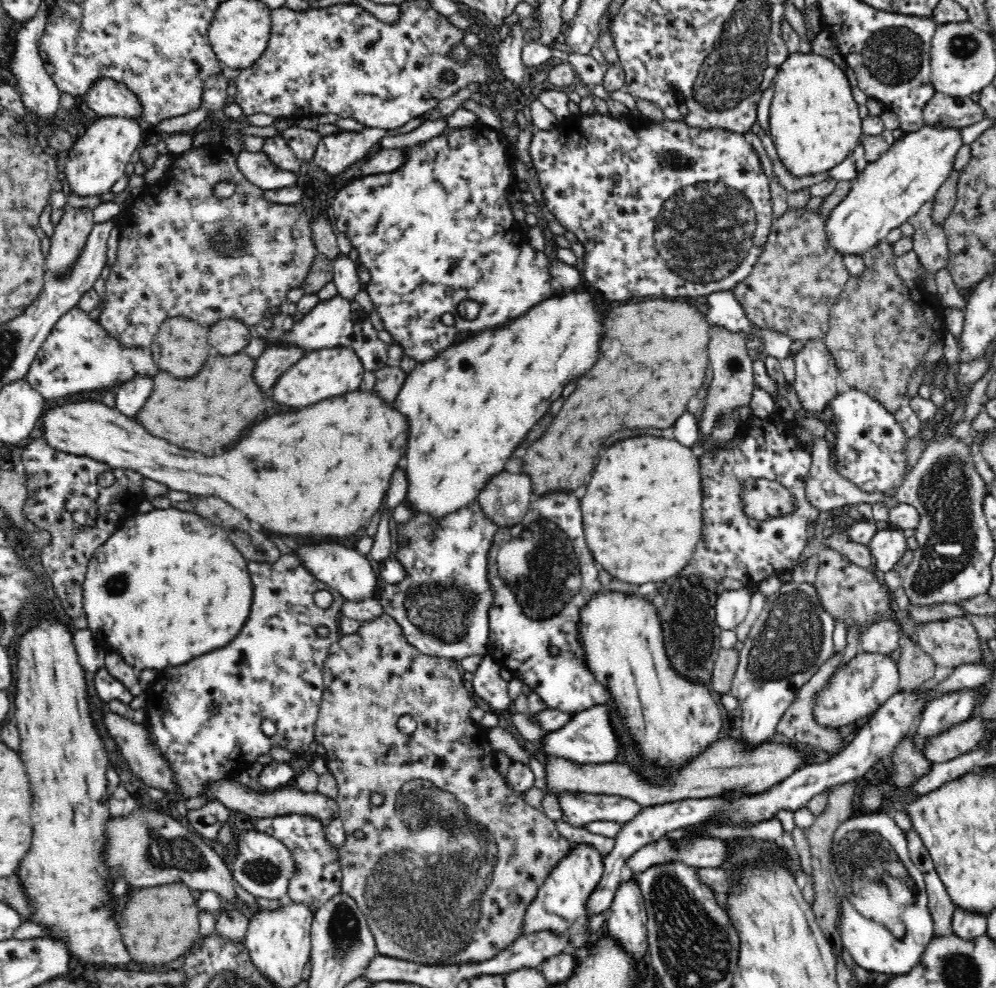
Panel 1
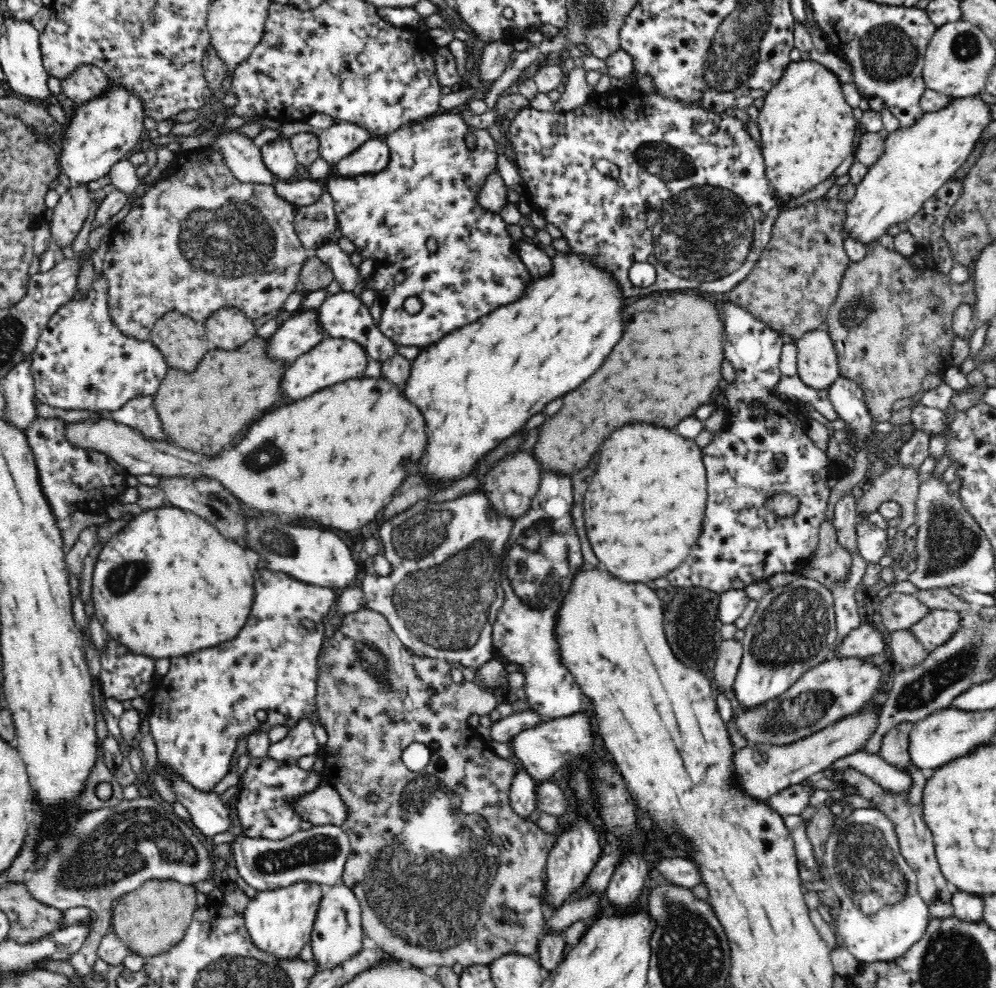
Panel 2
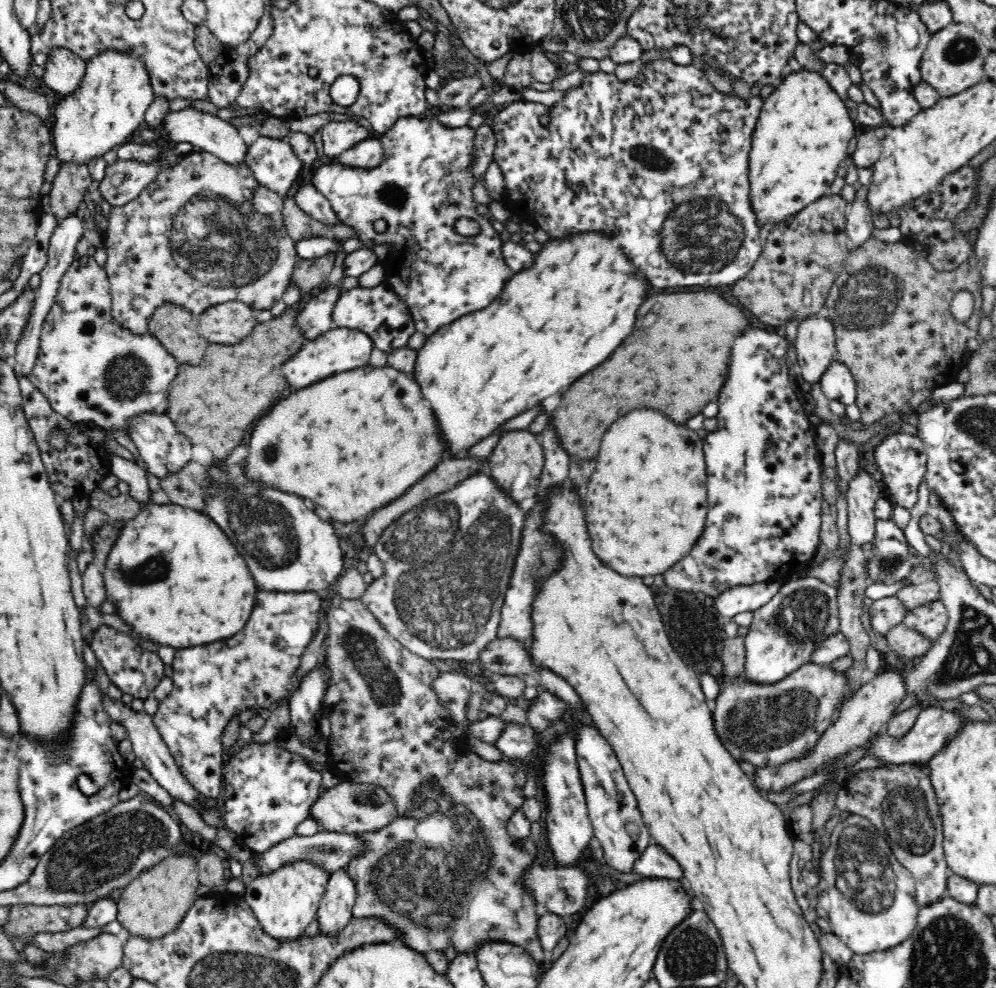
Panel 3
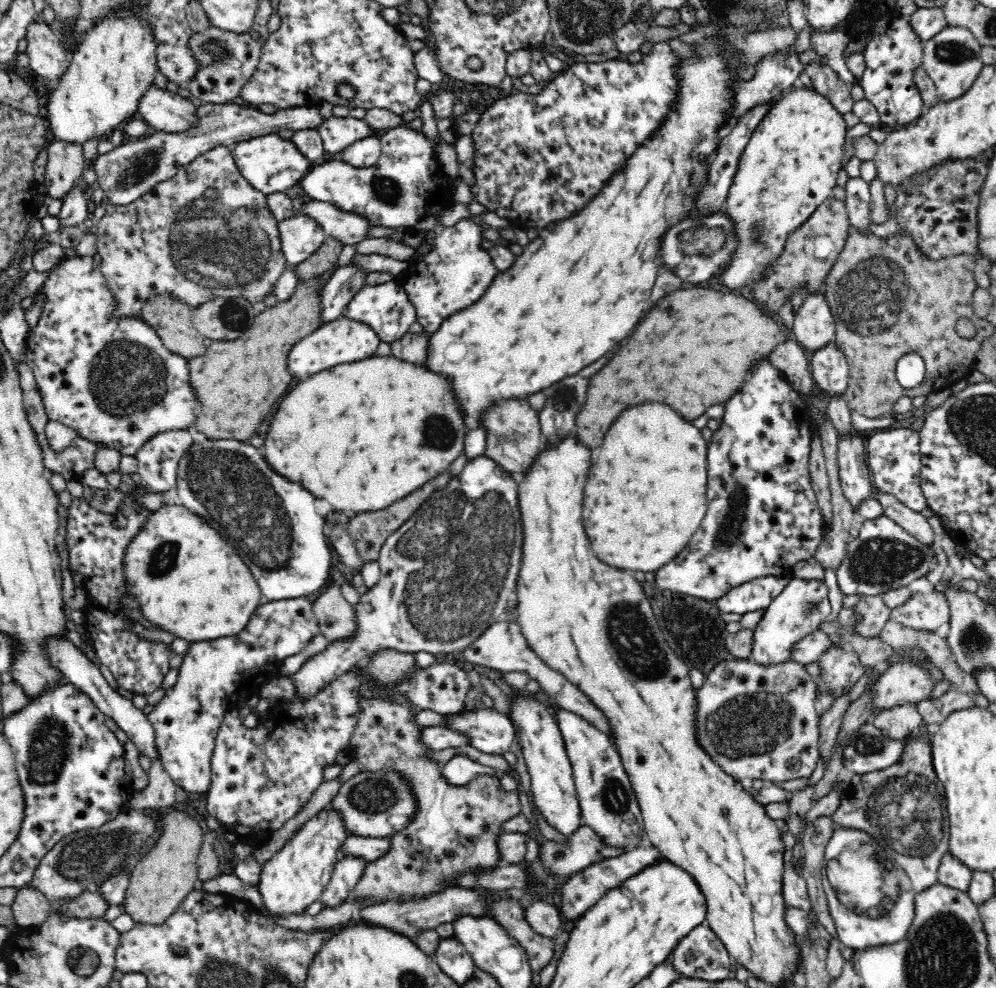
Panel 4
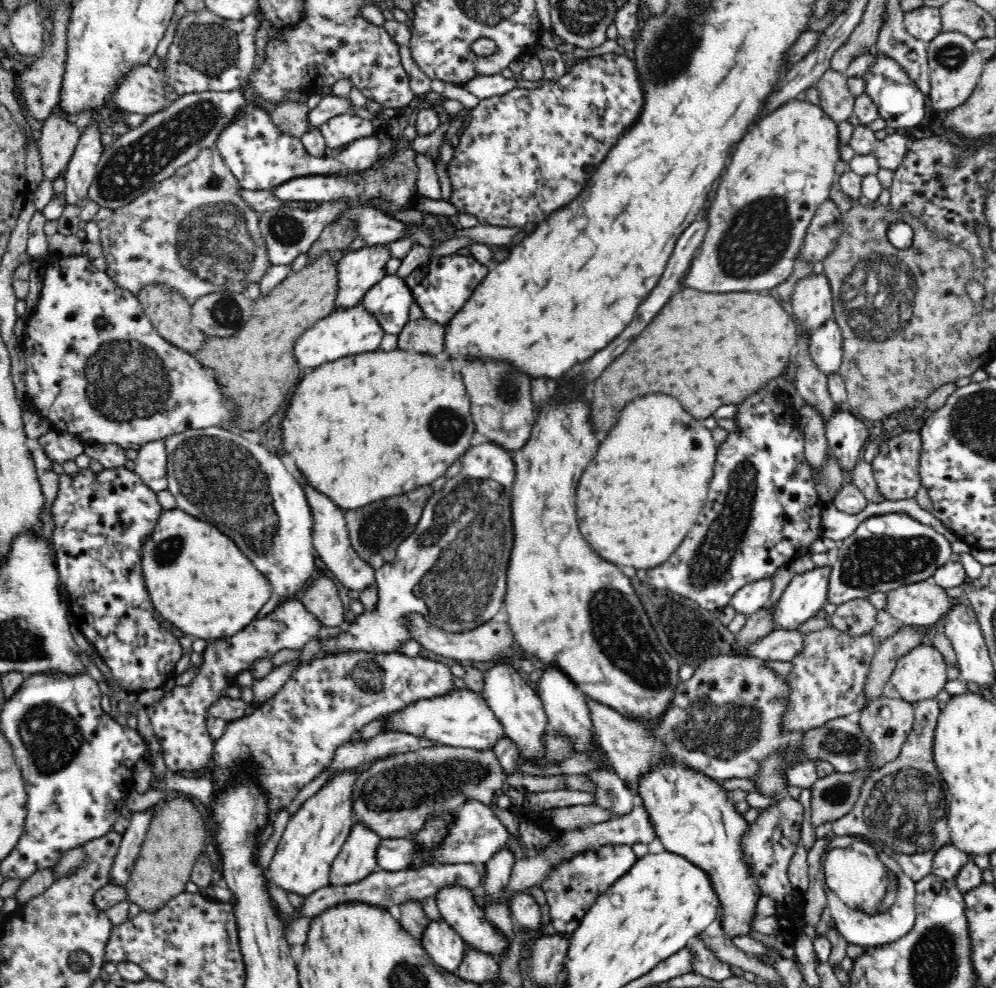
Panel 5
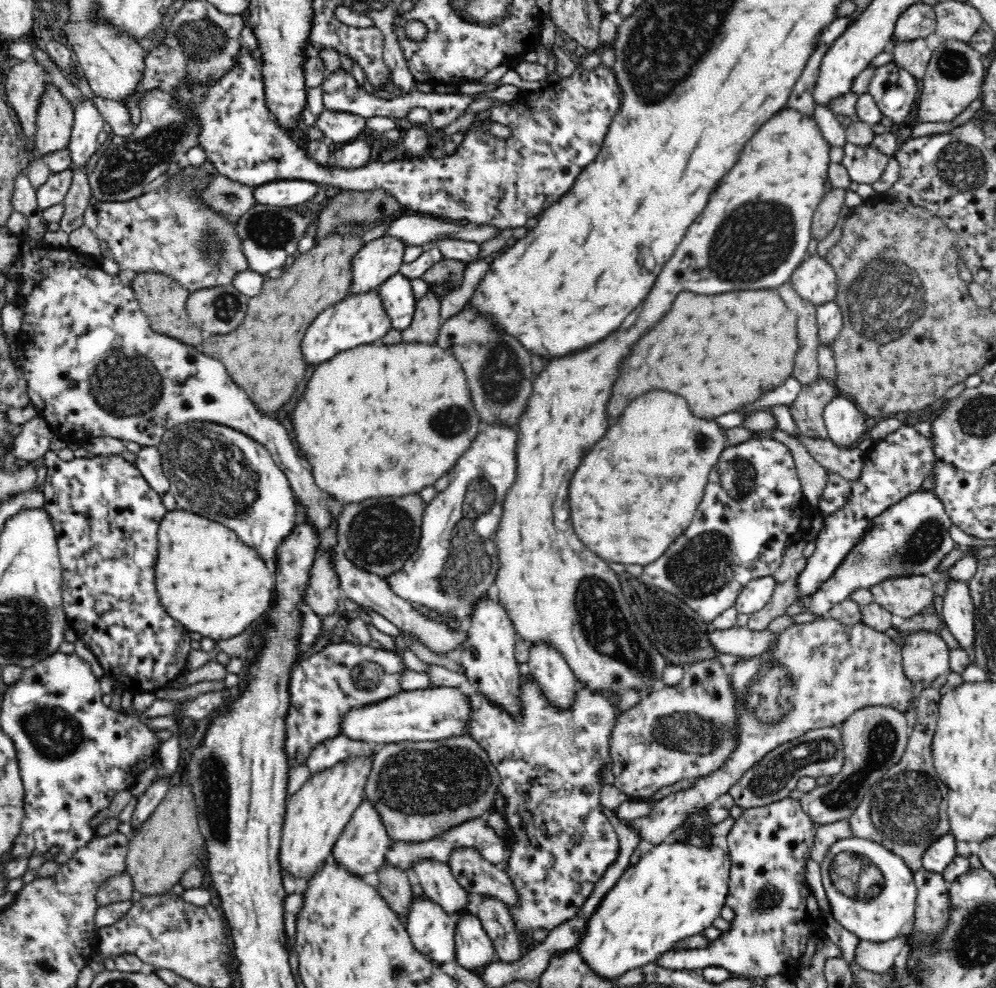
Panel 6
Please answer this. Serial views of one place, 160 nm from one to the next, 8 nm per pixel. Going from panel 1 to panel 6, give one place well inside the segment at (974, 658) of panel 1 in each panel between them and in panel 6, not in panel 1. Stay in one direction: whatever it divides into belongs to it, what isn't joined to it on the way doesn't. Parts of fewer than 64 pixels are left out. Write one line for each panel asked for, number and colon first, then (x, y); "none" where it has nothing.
2: (936, 626)
3: (930, 619)
4: (925, 611)
5: (921, 603)
6: (905, 596)

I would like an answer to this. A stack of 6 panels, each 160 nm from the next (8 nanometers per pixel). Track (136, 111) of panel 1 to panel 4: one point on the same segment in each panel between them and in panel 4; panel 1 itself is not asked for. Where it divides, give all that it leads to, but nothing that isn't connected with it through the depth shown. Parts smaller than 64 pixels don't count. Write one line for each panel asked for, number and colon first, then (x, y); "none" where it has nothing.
2: (86, 81)
3: (63, 70)
4: (47, 57)

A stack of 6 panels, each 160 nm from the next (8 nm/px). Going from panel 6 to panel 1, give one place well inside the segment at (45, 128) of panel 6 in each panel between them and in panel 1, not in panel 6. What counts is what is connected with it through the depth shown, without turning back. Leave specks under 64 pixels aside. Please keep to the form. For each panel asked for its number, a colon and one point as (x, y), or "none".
1: (70, 235)
2: (73, 207)
3: (72, 182)
4: (65, 160)
5: (59, 135)

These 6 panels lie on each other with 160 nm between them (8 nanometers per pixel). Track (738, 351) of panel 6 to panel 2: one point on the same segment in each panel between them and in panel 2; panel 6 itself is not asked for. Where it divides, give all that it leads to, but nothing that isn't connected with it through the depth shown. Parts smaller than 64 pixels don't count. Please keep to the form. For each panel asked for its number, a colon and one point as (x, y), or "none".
2: (668, 363)
3: (679, 363)
4: (695, 348)
5: (718, 349)

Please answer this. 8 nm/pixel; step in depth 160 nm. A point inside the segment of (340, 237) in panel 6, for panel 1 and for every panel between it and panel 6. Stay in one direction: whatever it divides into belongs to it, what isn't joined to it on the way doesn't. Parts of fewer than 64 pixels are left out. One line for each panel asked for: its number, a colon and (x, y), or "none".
1: (215, 406)
2: (205, 410)
3: (214, 403)
4: (237, 382)
5: (256, 367)

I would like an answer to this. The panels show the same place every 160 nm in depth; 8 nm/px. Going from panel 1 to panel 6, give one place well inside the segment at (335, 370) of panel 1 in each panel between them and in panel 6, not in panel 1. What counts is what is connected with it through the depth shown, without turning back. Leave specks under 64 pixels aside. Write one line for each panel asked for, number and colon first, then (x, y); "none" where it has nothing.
2: (334, 359)
3: (340, 349)
4: (344, 340)
5: (350, 331)
6: (360, 318)

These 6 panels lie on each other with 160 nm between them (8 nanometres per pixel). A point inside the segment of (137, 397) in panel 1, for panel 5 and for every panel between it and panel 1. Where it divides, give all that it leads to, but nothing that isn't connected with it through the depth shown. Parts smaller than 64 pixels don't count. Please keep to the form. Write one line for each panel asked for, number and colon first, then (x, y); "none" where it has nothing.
2: (139, 413)
3: (163, 450)
4: (157, 460)
5: (150, 465)

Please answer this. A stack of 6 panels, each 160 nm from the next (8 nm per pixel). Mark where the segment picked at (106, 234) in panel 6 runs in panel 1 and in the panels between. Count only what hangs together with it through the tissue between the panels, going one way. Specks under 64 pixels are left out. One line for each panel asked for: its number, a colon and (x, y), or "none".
1: (182, 253)
2: (192, 244)
3: (205, 232)
4: (206, 233)
5: (192, 231)

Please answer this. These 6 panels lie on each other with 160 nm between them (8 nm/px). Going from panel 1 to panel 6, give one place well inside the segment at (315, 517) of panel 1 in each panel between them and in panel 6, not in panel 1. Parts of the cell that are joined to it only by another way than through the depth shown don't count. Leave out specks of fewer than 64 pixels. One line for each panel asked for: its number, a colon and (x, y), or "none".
2: (336, 458)
3: (352, 443)
4: (362, 435)
5: (381, 423)
6: (369, 431)

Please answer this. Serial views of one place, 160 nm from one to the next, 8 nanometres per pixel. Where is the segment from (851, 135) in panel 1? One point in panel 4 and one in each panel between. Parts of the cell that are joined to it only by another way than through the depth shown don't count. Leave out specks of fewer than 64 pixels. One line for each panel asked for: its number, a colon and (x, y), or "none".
2: (806, 127)
3: (802, 133)
4: (790, 166)

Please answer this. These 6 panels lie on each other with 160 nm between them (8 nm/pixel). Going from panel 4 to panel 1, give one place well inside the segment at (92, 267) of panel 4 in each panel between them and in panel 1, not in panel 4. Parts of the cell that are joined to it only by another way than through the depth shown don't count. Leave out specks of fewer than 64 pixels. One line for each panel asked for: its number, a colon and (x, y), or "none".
1: (78, 355)
2: (82, 361)
3: (91, 369)

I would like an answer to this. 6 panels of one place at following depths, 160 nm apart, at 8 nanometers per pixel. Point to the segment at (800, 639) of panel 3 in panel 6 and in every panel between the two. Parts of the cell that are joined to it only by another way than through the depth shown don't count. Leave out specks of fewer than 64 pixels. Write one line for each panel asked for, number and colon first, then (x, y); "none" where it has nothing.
4: (803, 604)
5: (805, 594)
6: (896, 465)

